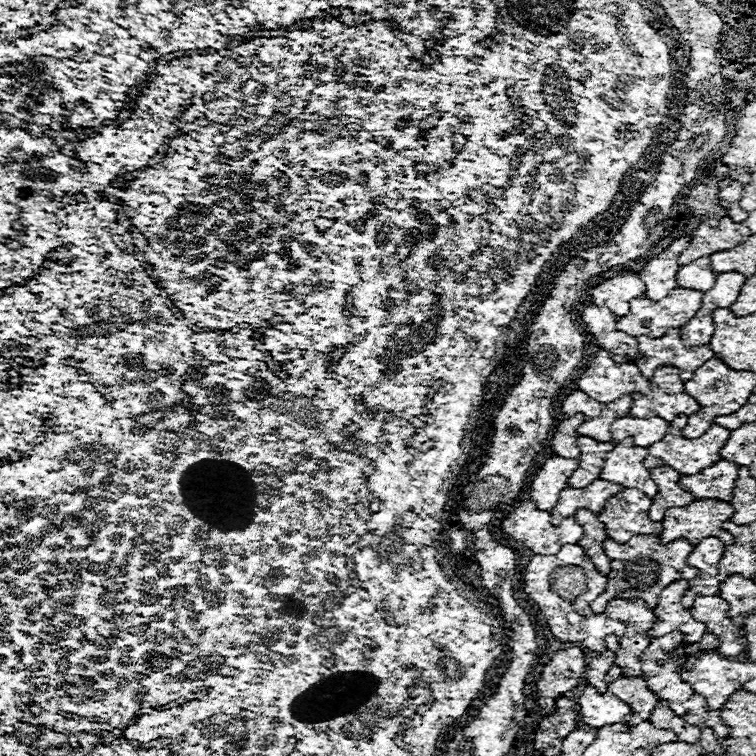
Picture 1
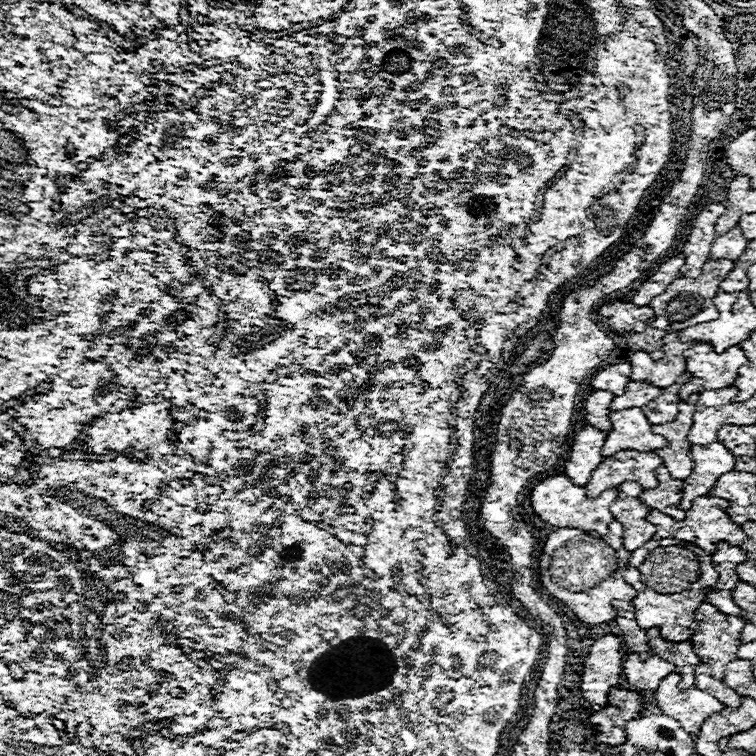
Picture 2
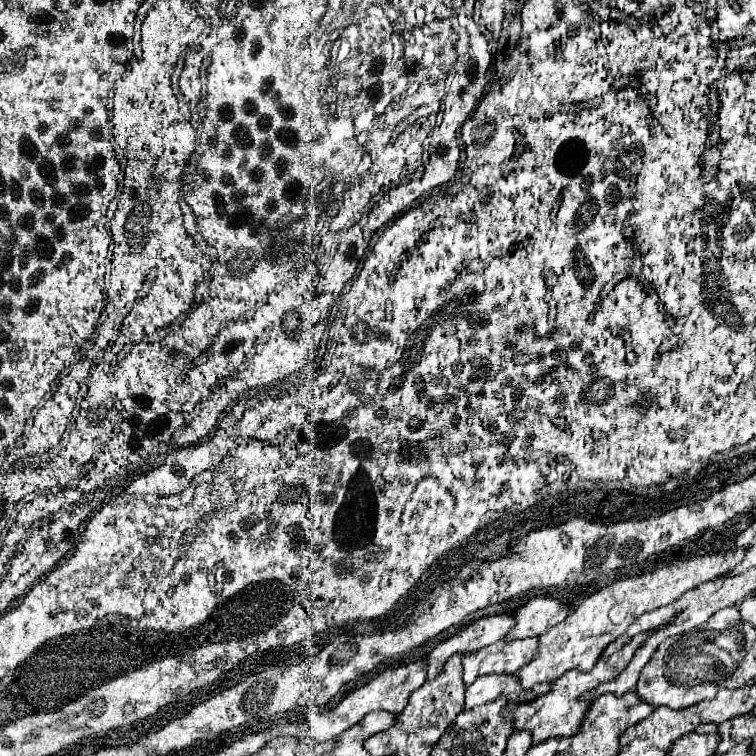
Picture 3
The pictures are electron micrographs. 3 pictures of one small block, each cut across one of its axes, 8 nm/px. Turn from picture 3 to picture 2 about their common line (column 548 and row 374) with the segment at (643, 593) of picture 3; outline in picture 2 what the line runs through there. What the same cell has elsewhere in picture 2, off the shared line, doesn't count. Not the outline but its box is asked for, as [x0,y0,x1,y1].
[630,332,694,388]

